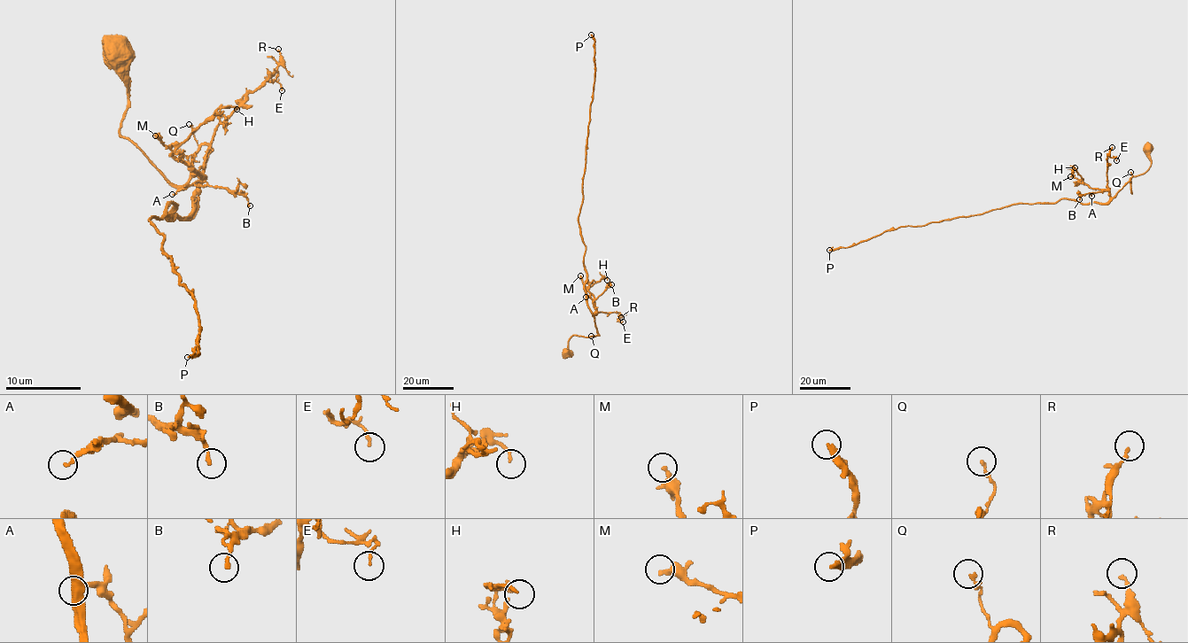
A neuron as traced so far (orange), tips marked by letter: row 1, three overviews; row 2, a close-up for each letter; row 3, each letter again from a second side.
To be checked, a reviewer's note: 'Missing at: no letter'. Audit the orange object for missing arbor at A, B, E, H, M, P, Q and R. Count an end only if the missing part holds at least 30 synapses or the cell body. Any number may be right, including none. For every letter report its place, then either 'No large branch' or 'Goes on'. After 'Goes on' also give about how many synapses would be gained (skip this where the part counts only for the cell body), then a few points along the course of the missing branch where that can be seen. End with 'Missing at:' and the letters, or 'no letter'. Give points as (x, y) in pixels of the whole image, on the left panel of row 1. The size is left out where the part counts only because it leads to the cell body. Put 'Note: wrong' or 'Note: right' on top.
Note: wrong
A: Place: (172, 194). No large branch
B: Place: (250, 205). No large branch
E: Place: (282, 90). No large branch
H: Place: (236, 109). No large branch
M: Place: (155, 135). No large branch
P: Place: (187, 357). Goes on. Roughly 300 synapses
Q: Place: (189, 124). No large branch
R: Place: (278, 49). No large branch
Missing at: P

